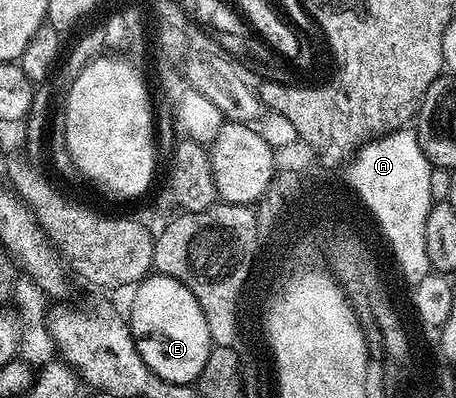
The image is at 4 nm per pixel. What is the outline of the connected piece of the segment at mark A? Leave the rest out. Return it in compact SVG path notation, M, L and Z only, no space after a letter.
M411 128L396 129L370 141L365 141L347 162L348 185L360 196L360 201L372 212L374 220L380 224L392 253L396 256L396 265L409 283L421 281L433 272L430 255L426 255L426 215L434 203L430 195L430 175L434 168L427 155L422 151L415 132Z

